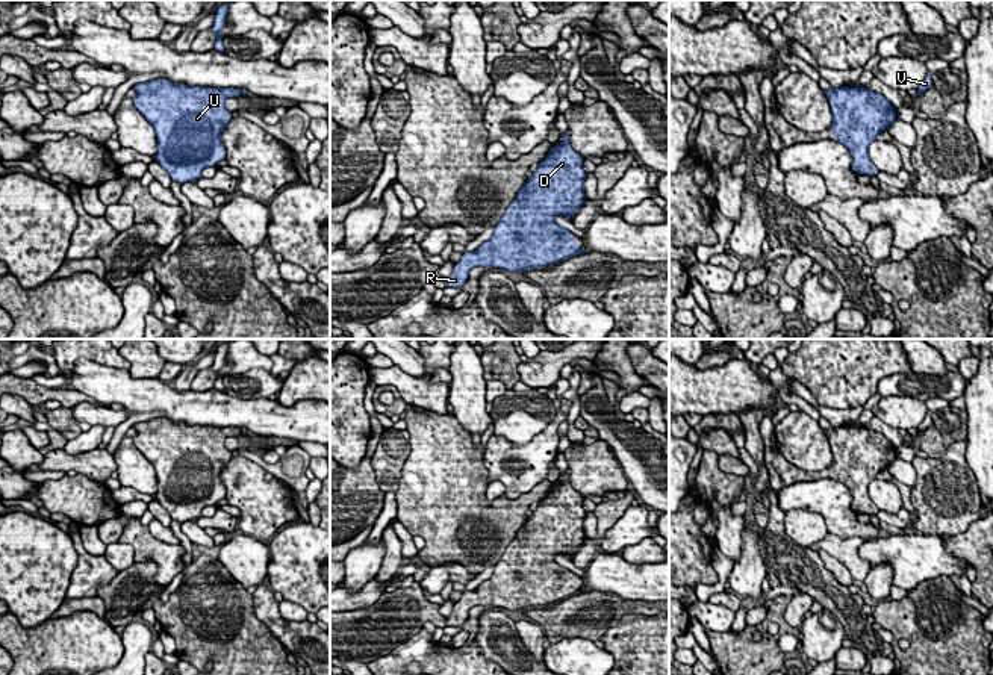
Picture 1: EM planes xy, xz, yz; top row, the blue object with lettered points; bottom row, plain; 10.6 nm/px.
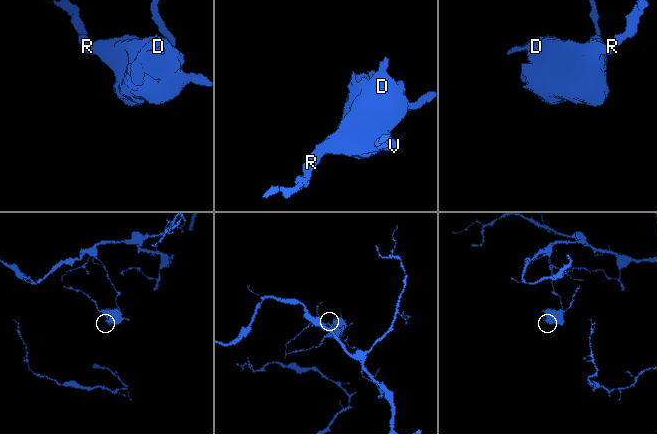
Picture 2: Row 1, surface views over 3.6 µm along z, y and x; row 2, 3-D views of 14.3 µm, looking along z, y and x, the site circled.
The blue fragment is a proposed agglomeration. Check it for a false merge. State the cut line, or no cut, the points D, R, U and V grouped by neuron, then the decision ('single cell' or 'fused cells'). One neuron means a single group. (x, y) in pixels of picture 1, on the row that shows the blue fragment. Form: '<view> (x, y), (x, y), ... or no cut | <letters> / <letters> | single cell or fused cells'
xz (582, 247), (577, 253) | D R U / V | fused cells

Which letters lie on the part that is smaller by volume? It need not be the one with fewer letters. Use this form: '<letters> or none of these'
D, R, U

